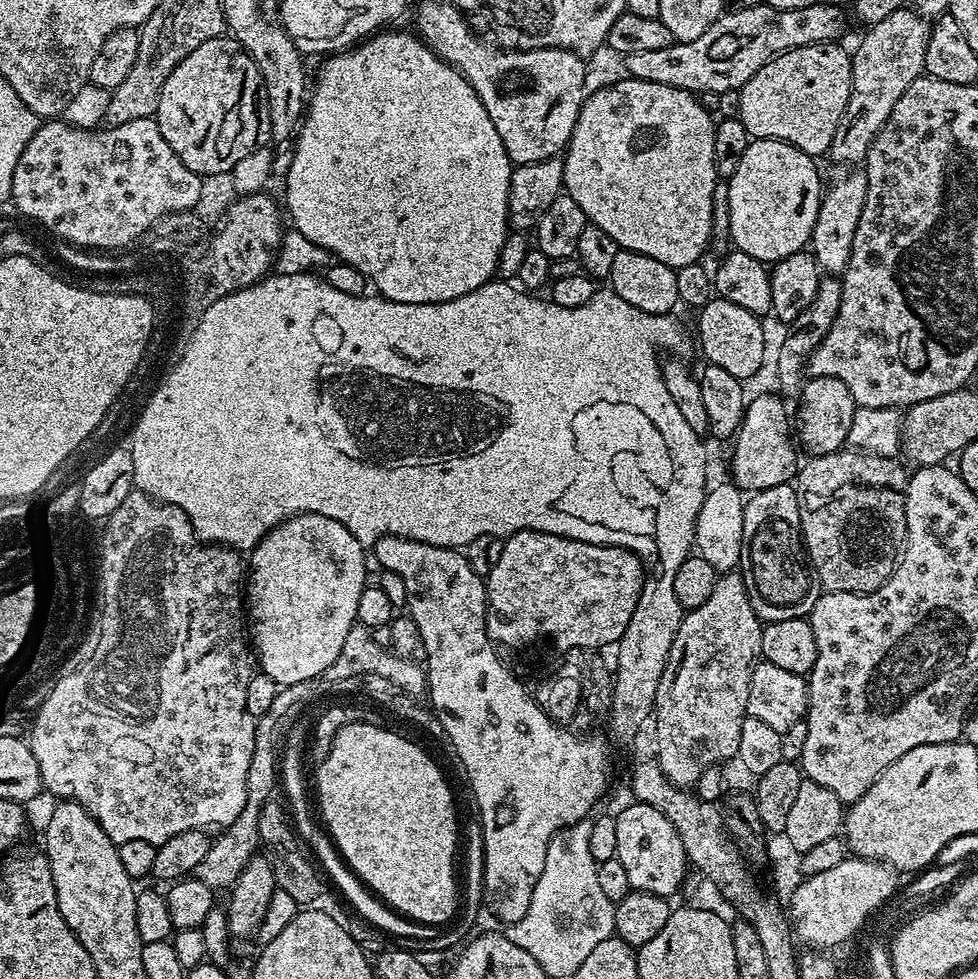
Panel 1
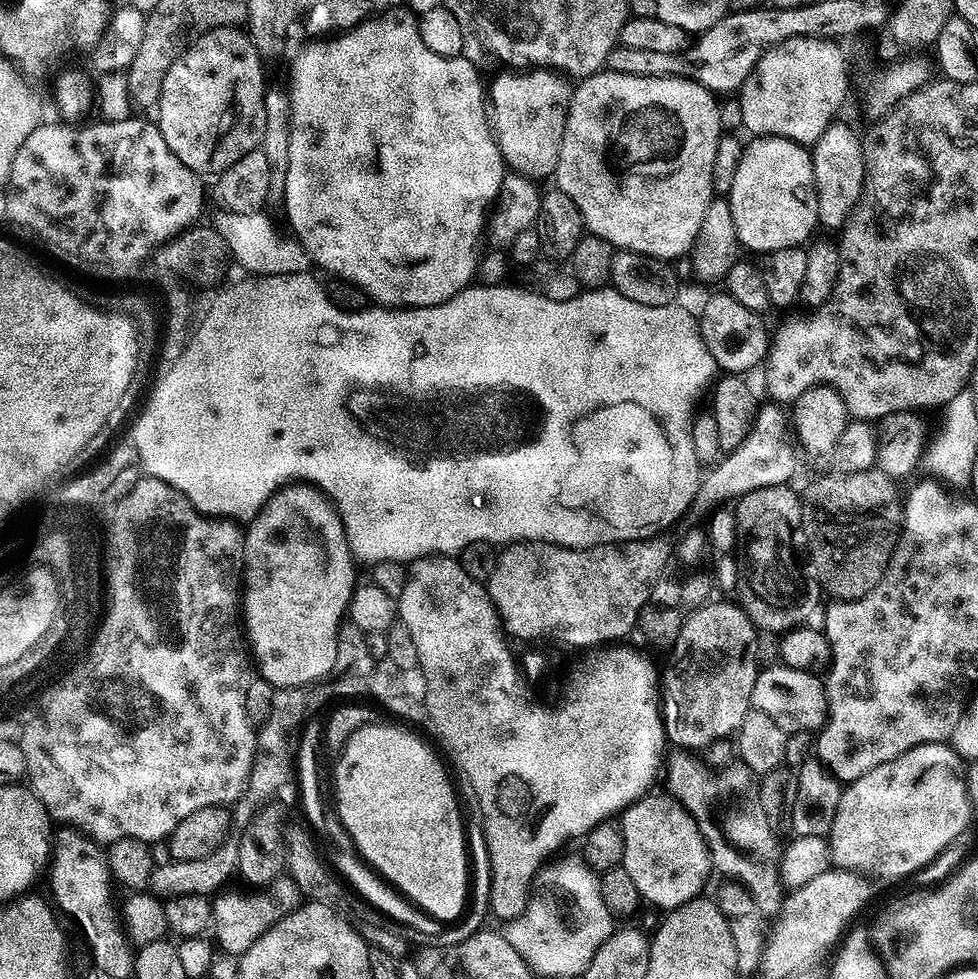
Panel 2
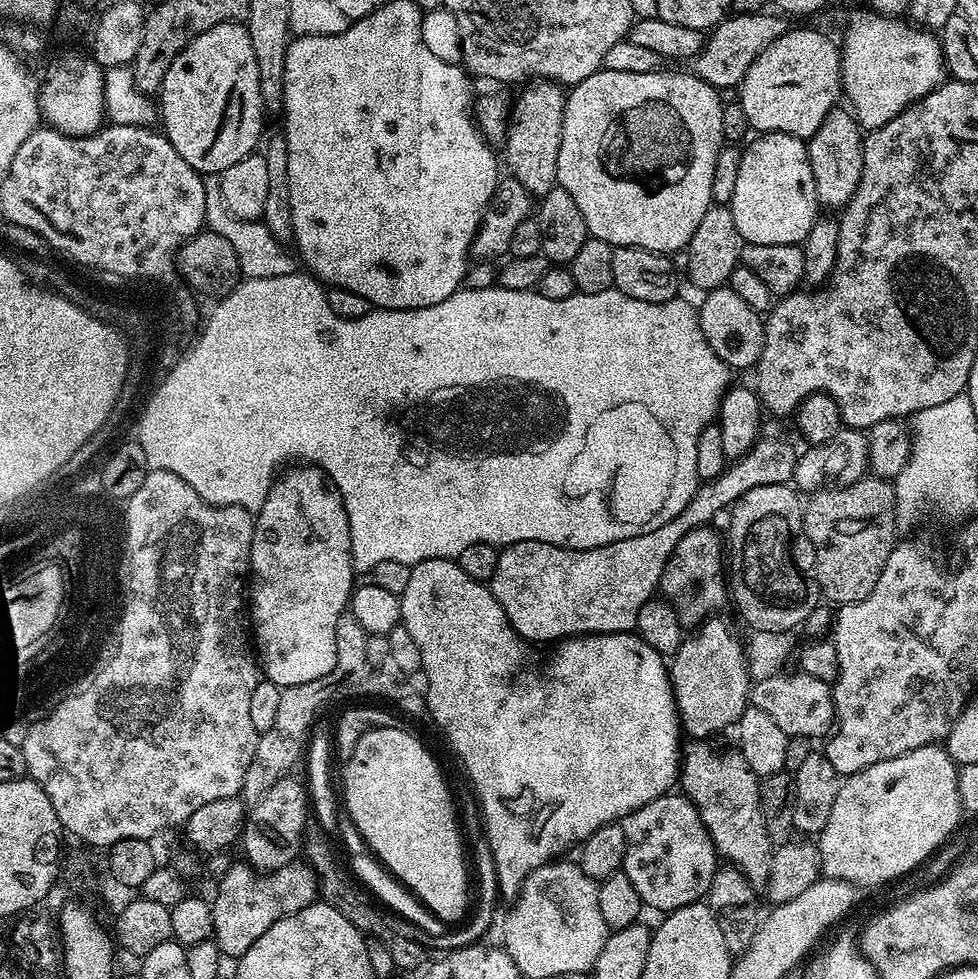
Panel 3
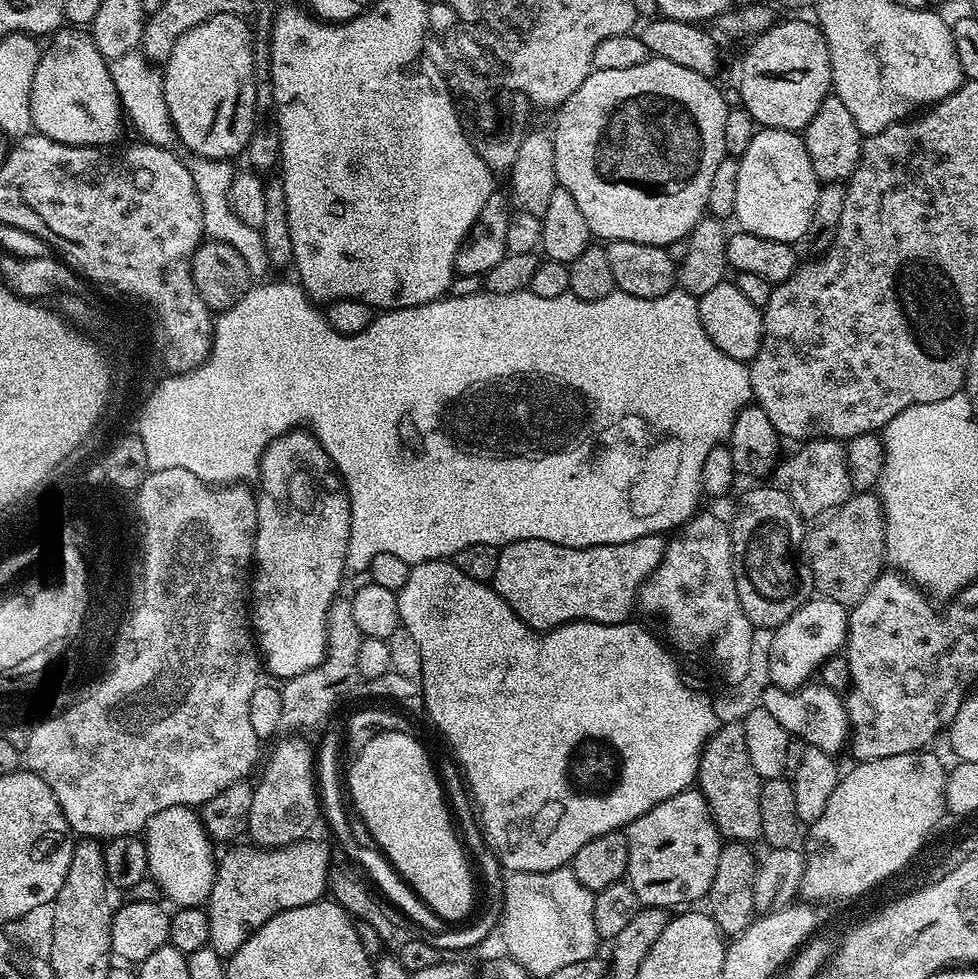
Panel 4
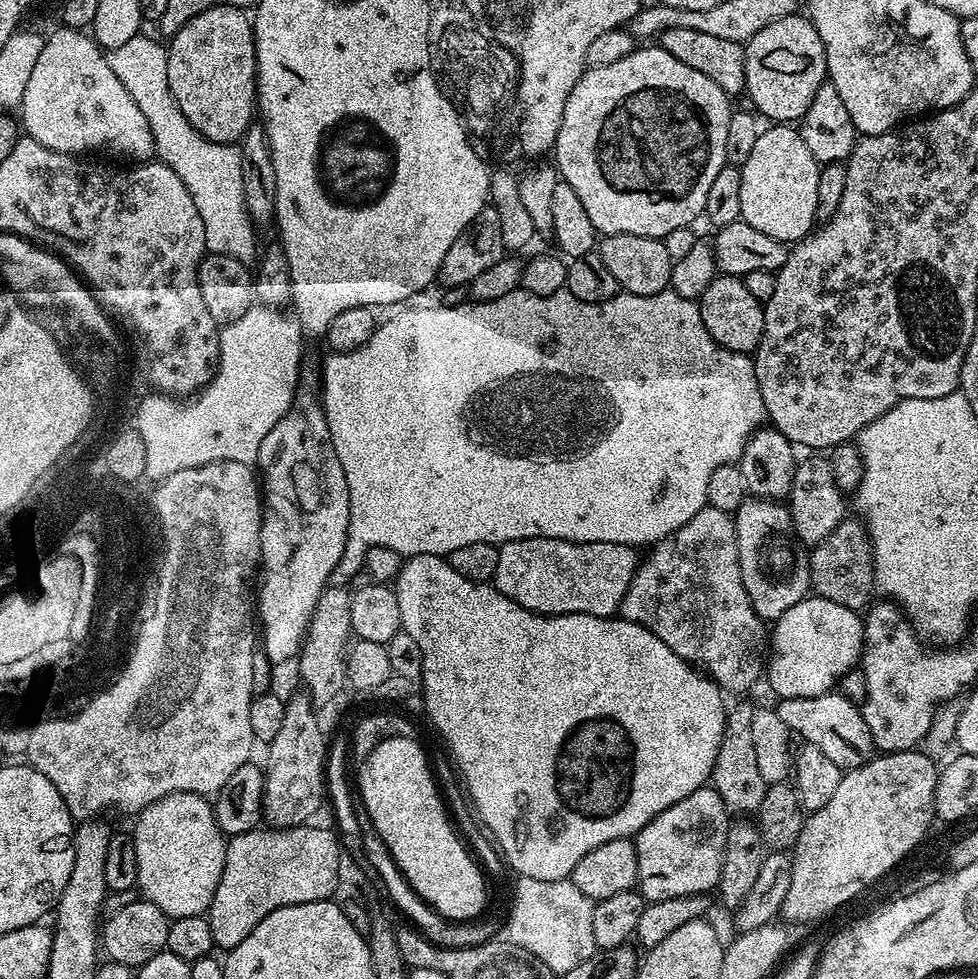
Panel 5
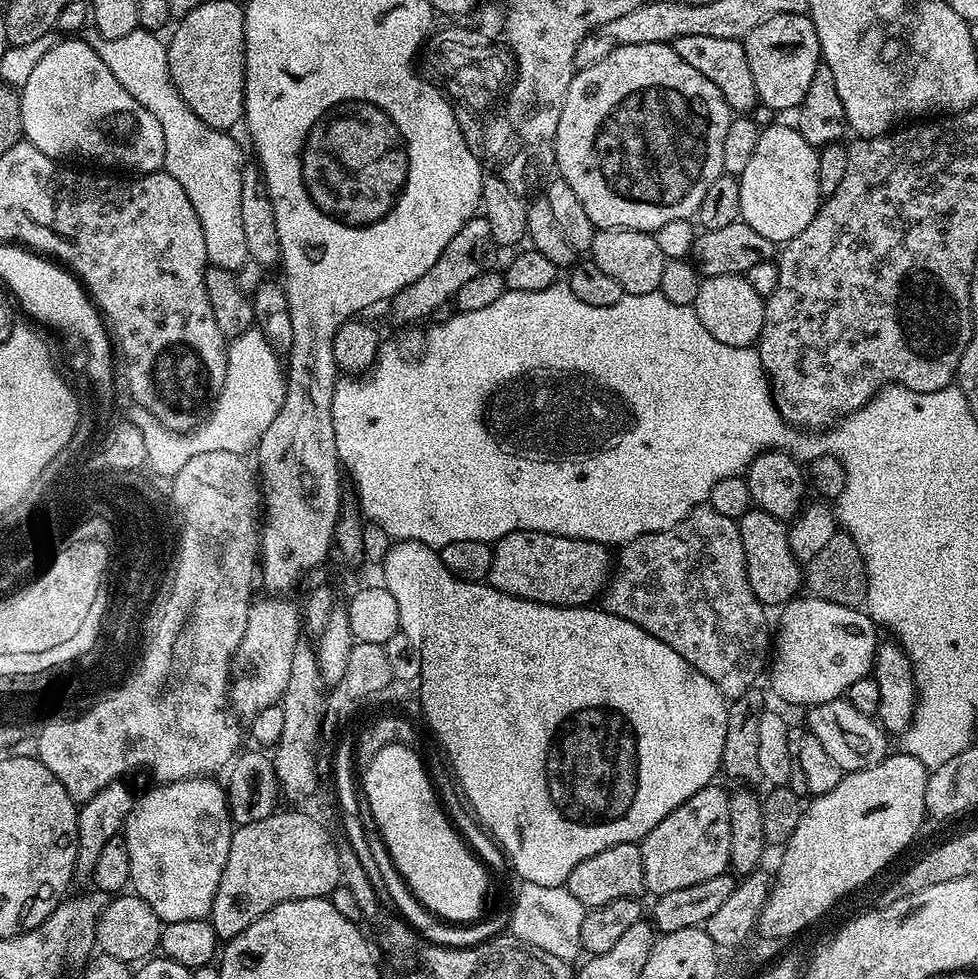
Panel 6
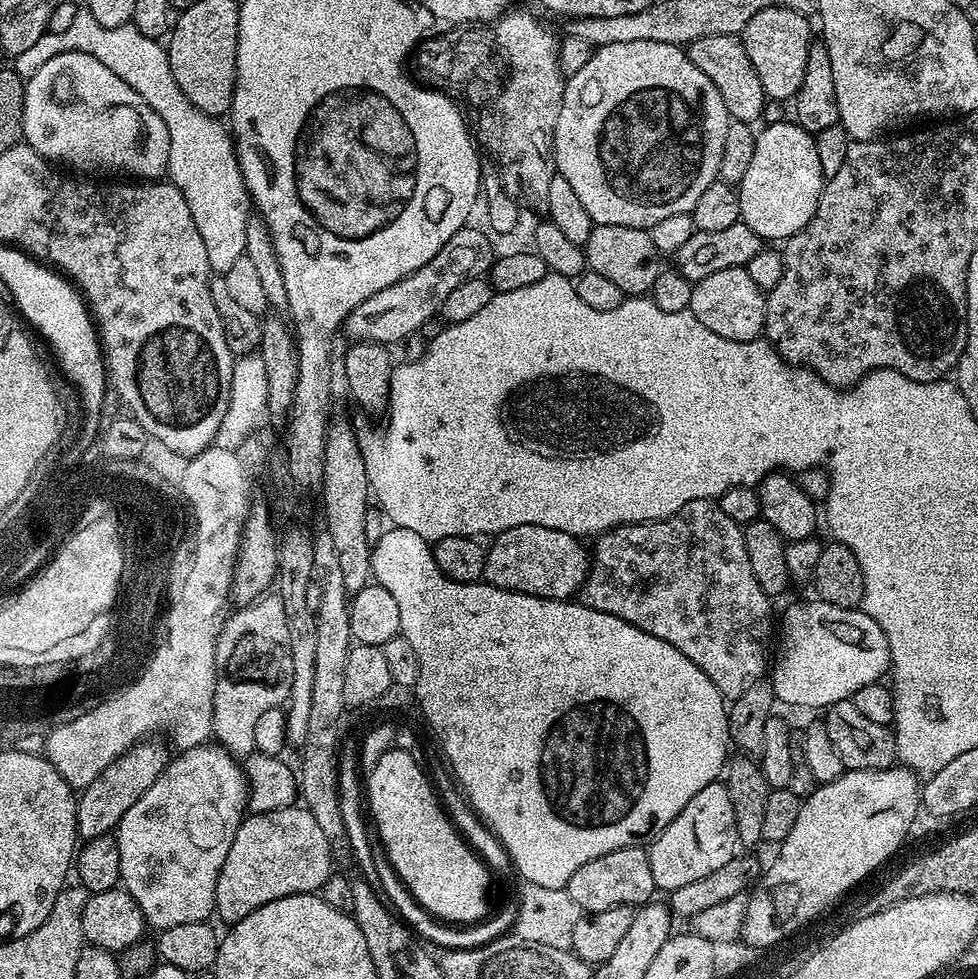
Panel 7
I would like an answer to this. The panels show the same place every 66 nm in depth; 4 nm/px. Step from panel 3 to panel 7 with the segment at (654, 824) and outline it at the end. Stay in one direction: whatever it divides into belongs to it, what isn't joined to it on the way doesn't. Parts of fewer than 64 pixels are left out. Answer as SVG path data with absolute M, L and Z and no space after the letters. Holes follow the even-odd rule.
M717 782L702 786L690 802L660 831L660 835L651 841L648 848L650 870L654 870L654 882L657 889L670 894L678 886L687 886L697 878L706 878L714 870L719 870L738 855L738 826L734 822L734 805L730 802L730 790L727 783Z

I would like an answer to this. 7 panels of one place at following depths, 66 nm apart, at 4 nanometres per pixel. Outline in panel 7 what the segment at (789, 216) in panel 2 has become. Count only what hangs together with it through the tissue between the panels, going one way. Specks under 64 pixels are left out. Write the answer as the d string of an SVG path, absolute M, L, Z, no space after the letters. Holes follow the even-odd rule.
M795 122L789 124L772 124L769 128L760 128L756 137L756 145L754 146L754 159L750 161L750 170L746 170L746 174L740 180L738 191L740 193L740 220L750 226L750 230L754 230L761 238L768 242L776 242L772 240L787 241L789 236L793 236L795 232L800 232L810 222L810 218L816 212L816 204L820 201L820 190L826 183L826 177L822 174L820 163L818 162L818 150L816 149L816 141L813 133L808 132L805 128L801 128Z

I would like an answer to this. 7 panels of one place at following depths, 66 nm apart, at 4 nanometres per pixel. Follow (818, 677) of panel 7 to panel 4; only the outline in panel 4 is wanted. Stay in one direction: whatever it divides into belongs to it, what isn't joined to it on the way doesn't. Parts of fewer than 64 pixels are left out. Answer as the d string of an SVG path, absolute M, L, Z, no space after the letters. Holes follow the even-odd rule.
M813 598L794 610L786 622L772 632L769 650L769 678L777 688L800 688L819 673L820 667L845 647L848 639L848 613L845 605Z

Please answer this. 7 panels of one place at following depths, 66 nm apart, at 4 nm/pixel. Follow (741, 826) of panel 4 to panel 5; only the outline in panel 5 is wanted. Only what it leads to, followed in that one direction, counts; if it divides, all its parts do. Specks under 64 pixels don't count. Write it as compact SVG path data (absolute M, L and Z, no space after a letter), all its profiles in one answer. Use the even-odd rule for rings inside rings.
M740 704L733 712L731 709L727 713L718 758L712 767L711 787L716 789L716 793L720 795L722 802L728 807L729 813L732 814L759 813L760 803L764 797L766 785L761 772L756 768L758 762L754 759L754 738L750 731L755 713L756 708L748 704Z

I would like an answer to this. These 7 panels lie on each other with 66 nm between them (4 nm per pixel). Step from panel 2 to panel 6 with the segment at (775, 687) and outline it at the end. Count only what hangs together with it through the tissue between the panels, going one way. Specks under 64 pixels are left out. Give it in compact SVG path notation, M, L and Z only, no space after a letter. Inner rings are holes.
M841 698L814 704L807 709L807 712L807 735L818 738L818 742L822 742L826 754L830 754L830 758L834 758L841 773L866 770L870 766L882 762L890 754L889 733L885 732L873 717L854 710L854 706L850 706L848 699Z

